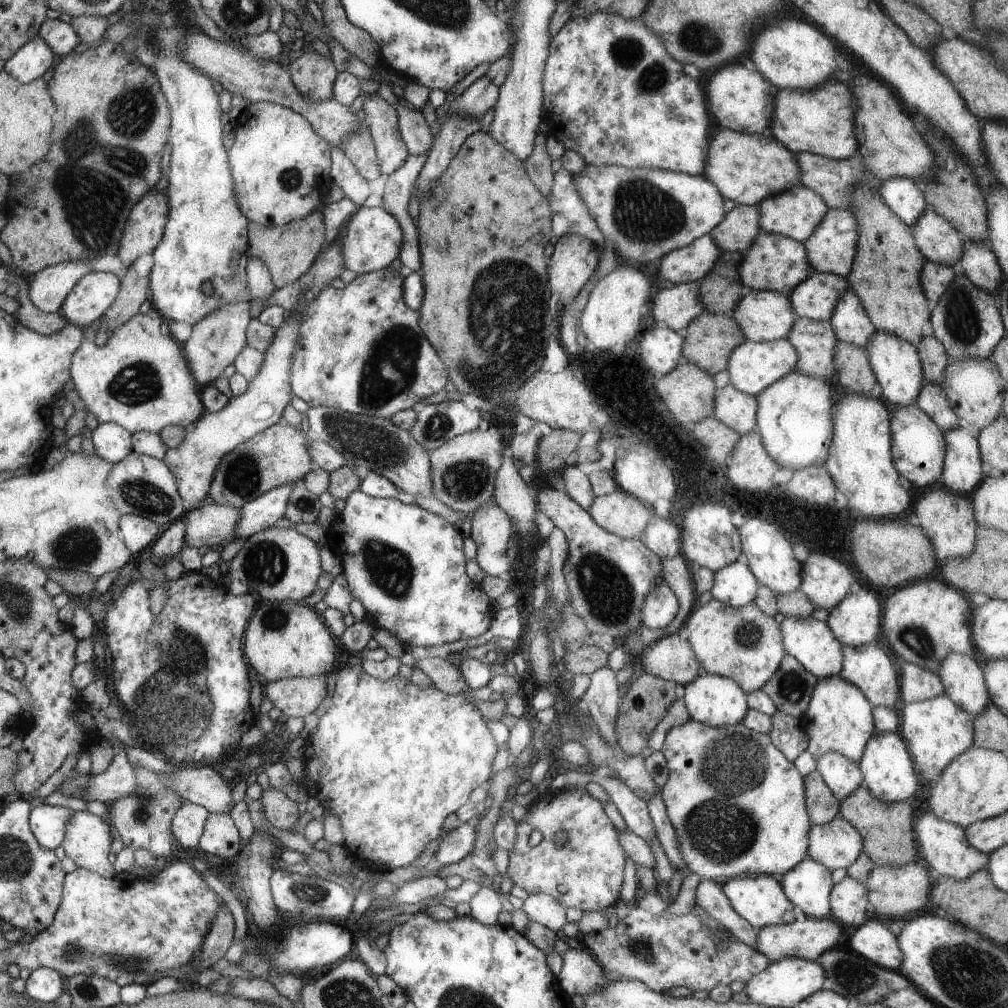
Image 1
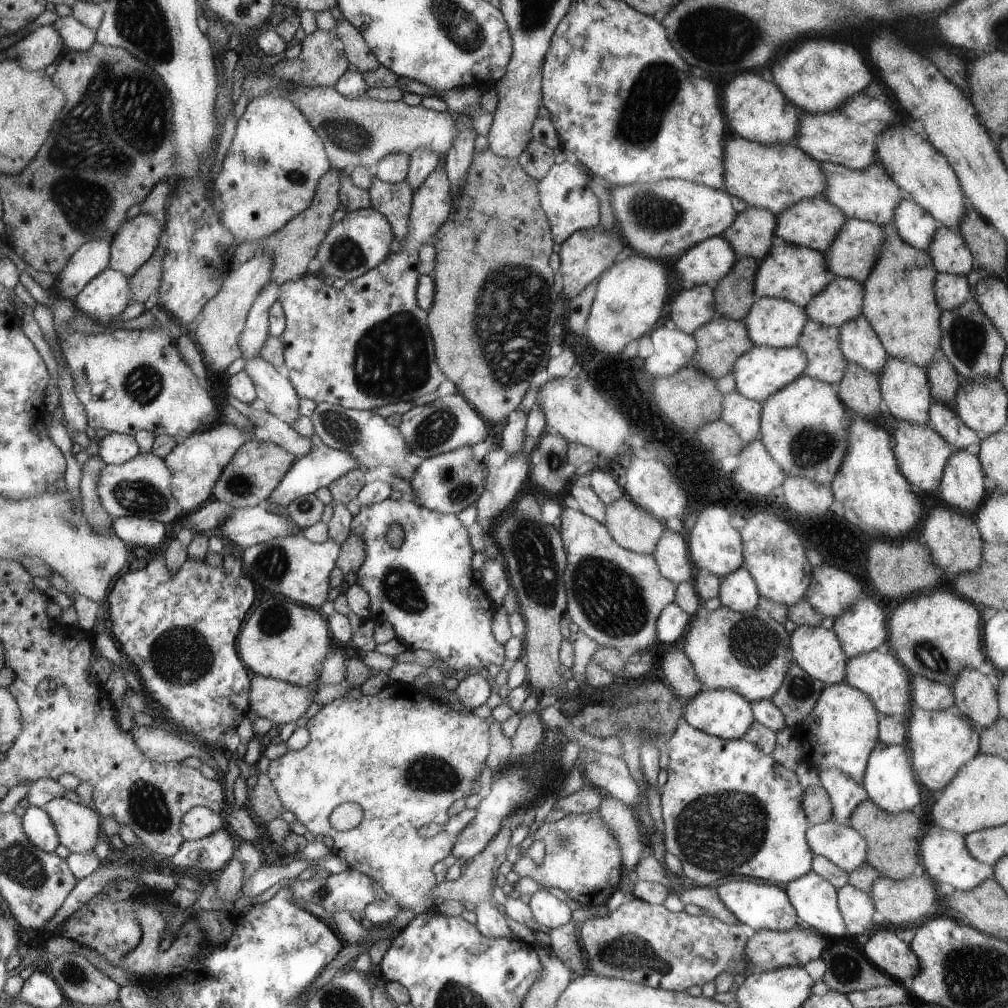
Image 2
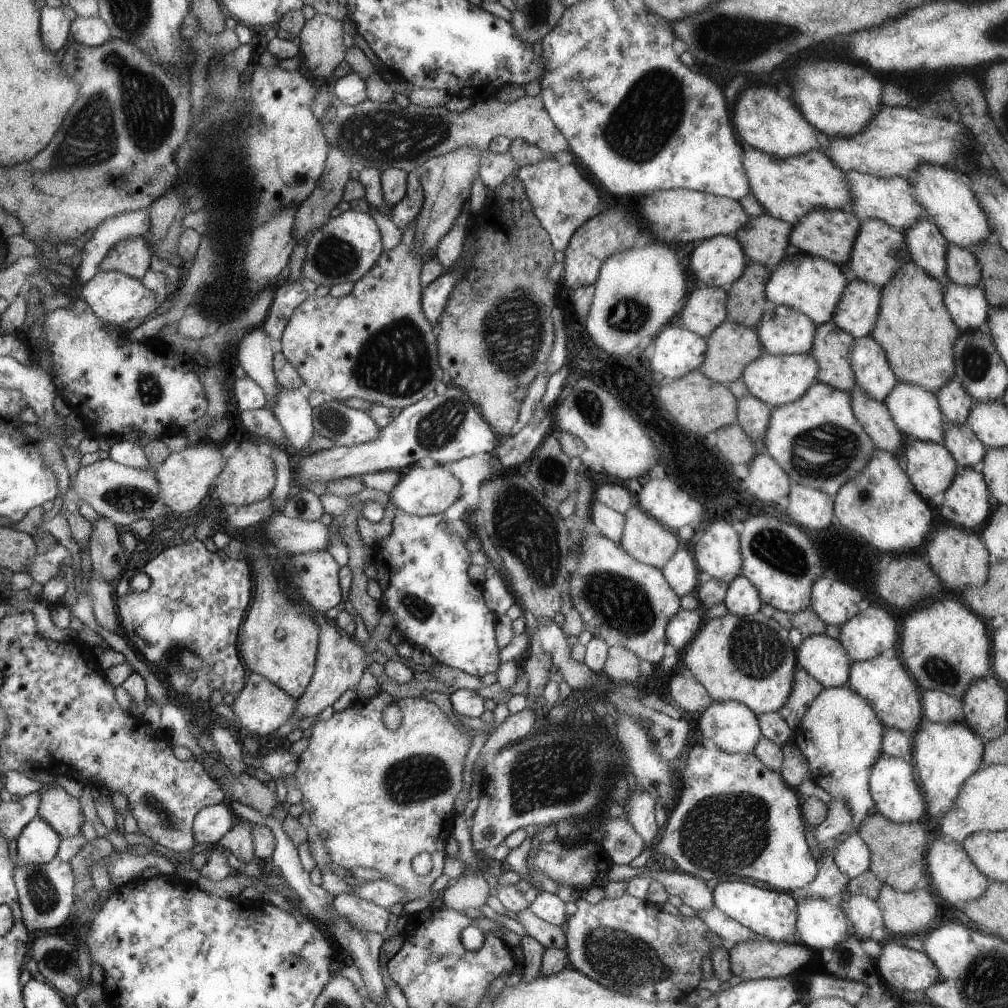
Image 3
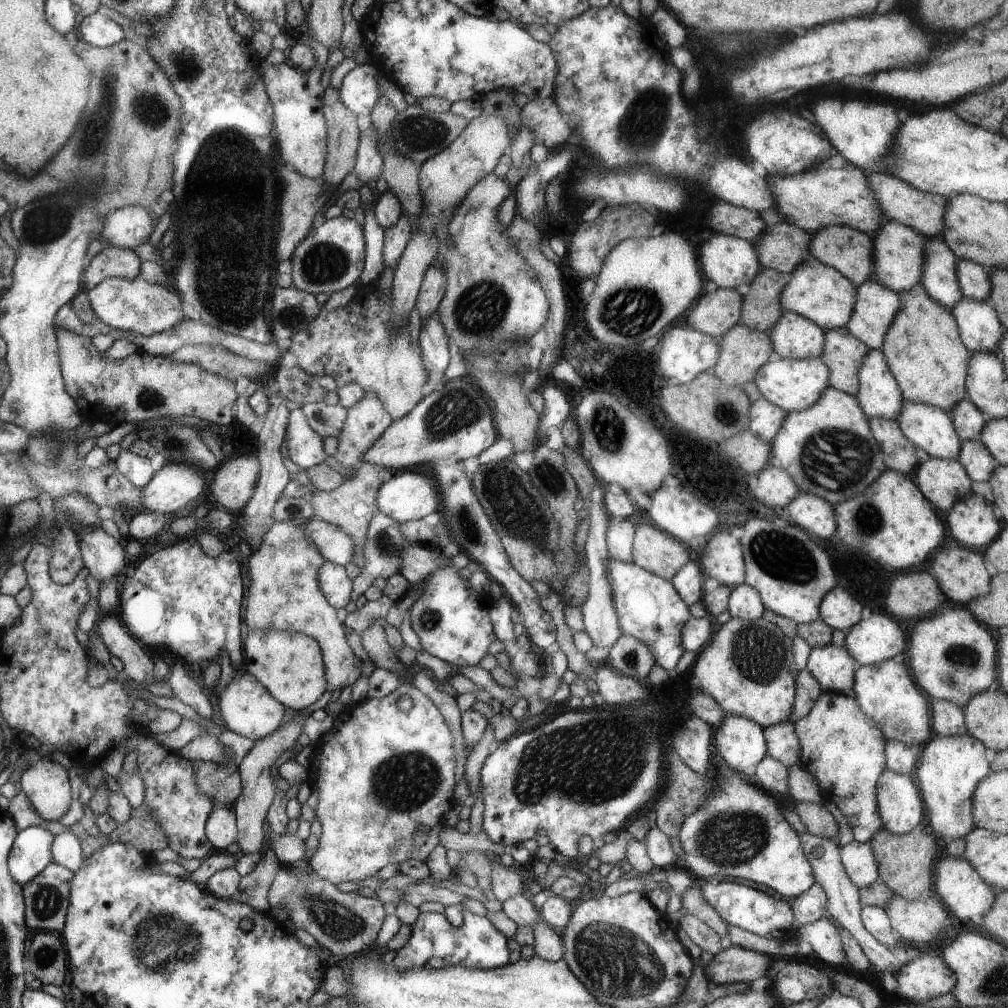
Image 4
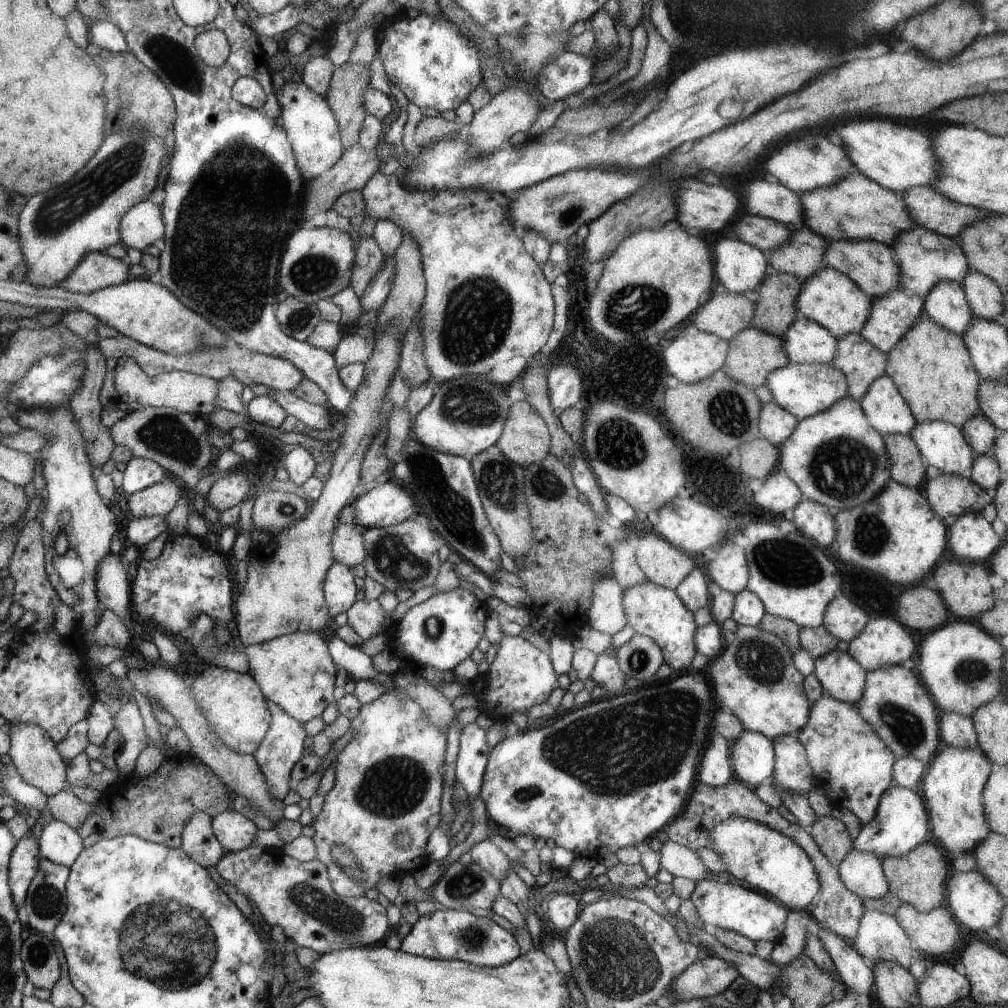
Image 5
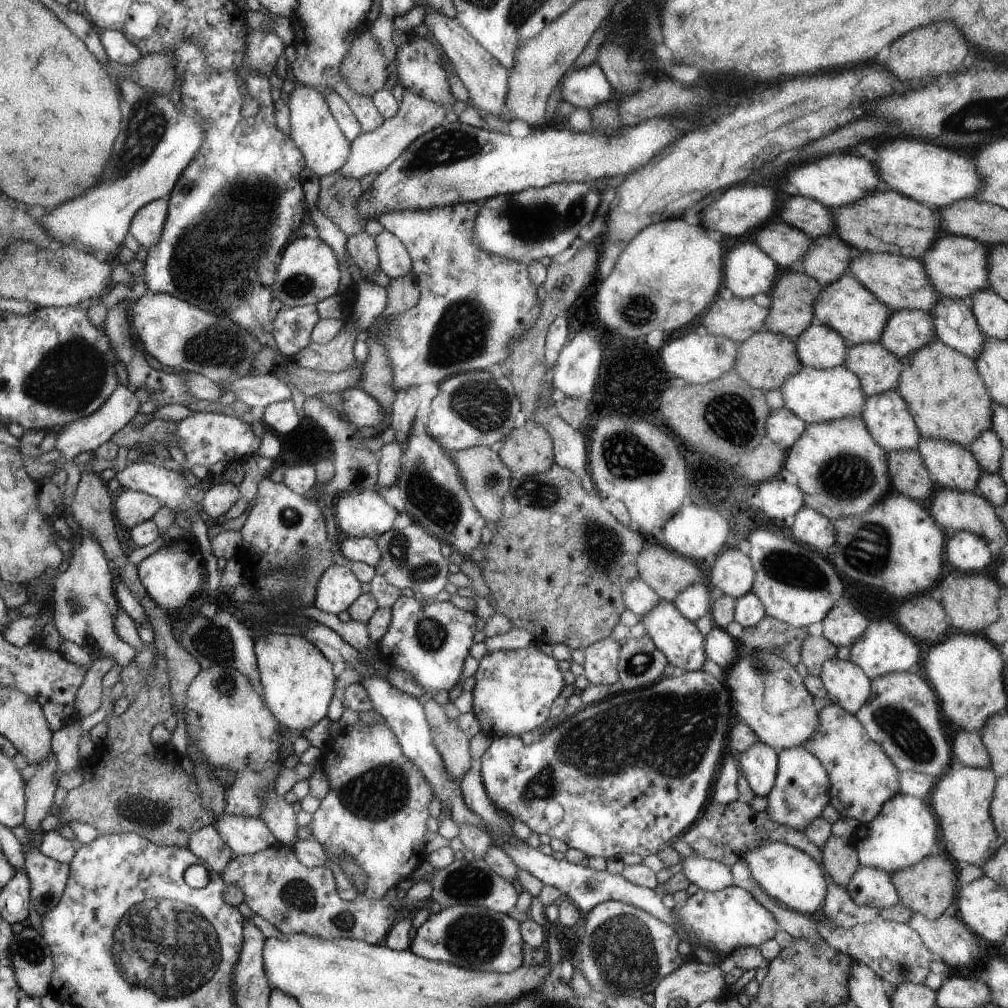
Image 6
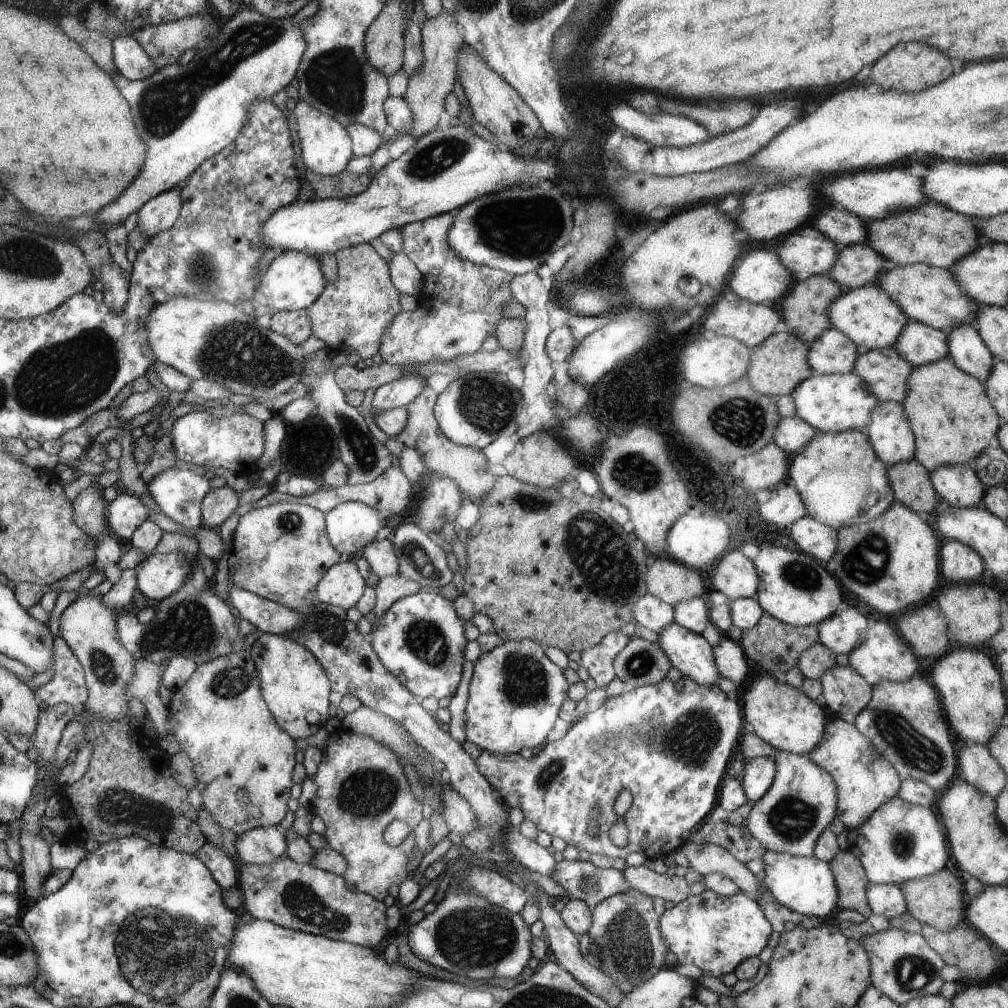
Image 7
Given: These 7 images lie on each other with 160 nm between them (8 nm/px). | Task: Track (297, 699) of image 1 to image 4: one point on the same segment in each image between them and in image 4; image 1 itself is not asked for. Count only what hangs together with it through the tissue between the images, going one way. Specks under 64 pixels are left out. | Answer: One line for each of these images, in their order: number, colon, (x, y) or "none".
2: (276, 700)
3: (262, 707)
4: (248, 708)

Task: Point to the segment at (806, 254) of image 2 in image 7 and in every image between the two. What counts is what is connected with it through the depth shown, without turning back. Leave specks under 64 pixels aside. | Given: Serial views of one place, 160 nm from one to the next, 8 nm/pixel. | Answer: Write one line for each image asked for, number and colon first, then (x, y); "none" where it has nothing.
3: (813, 286)
4: (820, 293)
5: (829, 298)
6: (847, 307)
7: (868, 316)

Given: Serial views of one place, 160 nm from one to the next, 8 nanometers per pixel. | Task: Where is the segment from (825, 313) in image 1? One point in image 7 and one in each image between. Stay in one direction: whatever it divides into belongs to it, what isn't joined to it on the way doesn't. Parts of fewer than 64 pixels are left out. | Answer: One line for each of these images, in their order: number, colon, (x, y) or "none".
2: (842, 301)
3: (856, 312)
4: (875, 306)
5: (891, 316)
6: (907, 331)
7: (919, 344)

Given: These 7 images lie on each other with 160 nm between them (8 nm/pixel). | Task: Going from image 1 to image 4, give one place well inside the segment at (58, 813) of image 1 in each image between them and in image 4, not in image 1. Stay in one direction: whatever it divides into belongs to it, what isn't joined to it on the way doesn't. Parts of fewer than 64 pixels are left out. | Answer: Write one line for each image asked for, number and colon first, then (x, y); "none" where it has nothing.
2: (40, 832)
3: (38, 842)
4: (32, 849)

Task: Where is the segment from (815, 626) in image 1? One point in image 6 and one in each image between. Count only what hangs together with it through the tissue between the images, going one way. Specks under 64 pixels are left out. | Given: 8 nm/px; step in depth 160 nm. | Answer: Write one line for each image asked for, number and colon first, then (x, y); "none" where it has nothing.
2: (817, 651)
3: (823, 657)
4: (832, 666)
5: (841, 677)
6: (846, 685)

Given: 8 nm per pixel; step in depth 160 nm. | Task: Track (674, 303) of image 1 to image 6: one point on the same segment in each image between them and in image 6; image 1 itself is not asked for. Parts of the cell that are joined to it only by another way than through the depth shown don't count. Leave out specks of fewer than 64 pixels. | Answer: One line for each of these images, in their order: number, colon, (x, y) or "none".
2: (691, 309)
3: (705, 309)
4: (713, 313)
5: (725, 315)
6: (737, 319)

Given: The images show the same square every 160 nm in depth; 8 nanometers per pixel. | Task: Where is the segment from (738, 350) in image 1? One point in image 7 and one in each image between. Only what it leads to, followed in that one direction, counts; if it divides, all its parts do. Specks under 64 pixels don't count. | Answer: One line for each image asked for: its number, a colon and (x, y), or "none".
2: (760, 373)
3: (775, 379)
4: (790, 384)
5: (804, 390)
6: (814, 395)
7: (834, 403)

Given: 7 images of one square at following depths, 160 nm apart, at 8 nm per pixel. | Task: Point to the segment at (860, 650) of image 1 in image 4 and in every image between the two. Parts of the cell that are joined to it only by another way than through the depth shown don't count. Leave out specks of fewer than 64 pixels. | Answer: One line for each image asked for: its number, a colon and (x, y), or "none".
2: (881, 677)
3: (885, 682)
4: (887, 693)

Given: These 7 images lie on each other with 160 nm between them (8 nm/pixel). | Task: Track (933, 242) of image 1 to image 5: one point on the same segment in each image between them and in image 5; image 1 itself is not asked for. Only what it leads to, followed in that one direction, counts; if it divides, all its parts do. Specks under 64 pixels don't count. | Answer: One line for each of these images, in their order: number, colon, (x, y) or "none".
2: (949, 254)
3: (963, 268)
4: (973, 278)
5: (986, 300)

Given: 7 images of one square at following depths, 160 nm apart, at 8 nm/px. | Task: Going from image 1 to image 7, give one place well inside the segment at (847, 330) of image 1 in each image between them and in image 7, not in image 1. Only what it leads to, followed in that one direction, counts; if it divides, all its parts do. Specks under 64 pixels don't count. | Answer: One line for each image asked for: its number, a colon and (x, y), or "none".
2: (859, 344)
3: (872, 371)
4: (879, 395)
5: (885, 409)
6: (886, 416)
7: (889, 433)

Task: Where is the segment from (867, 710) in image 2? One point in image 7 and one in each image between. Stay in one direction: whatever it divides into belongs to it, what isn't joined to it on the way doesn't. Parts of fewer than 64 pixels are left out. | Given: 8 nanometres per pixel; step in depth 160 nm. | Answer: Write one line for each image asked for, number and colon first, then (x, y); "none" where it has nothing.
3: (840, 735)
4: (841, 746)
5: (853, 766)
6: (862, 777)
7: (865, 780)

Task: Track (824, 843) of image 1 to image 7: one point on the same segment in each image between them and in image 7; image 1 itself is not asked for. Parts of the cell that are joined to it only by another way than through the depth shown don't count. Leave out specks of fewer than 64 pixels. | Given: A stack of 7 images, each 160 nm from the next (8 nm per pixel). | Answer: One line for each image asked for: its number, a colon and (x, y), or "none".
2: (839, 843)
3: (852, 856)
4: (858, 858)
5: (861, 872)
6: (871, 887)
7: (887, 900)

